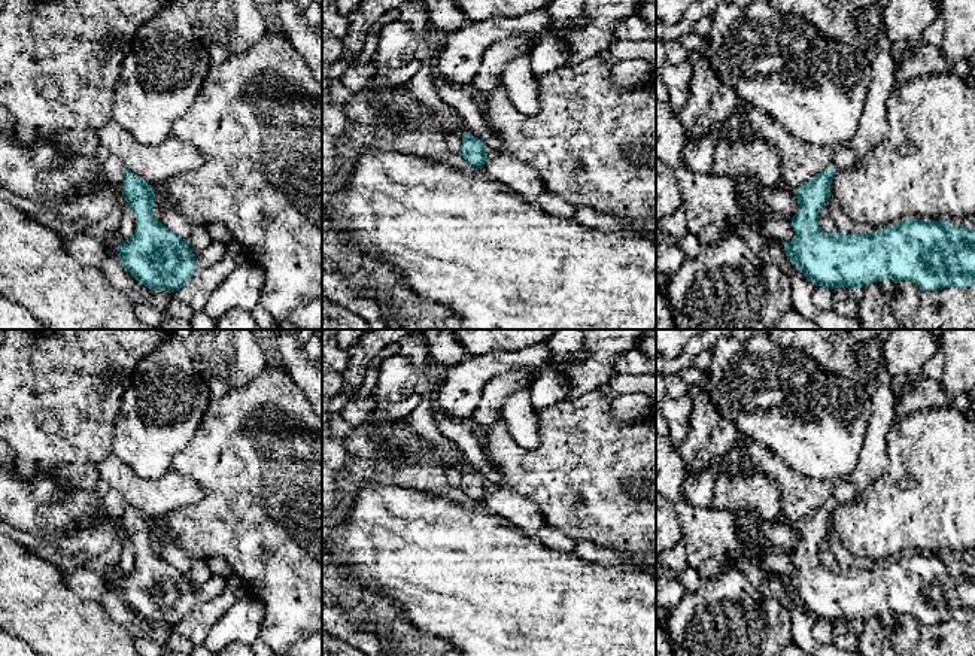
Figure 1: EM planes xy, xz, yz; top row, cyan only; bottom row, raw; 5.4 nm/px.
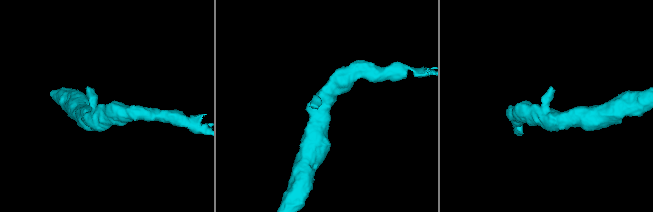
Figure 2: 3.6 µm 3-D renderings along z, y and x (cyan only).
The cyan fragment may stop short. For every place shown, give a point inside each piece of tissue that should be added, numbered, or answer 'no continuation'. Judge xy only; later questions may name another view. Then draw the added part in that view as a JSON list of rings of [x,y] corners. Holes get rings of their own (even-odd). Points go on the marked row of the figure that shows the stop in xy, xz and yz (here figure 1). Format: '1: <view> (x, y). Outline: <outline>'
no continuation

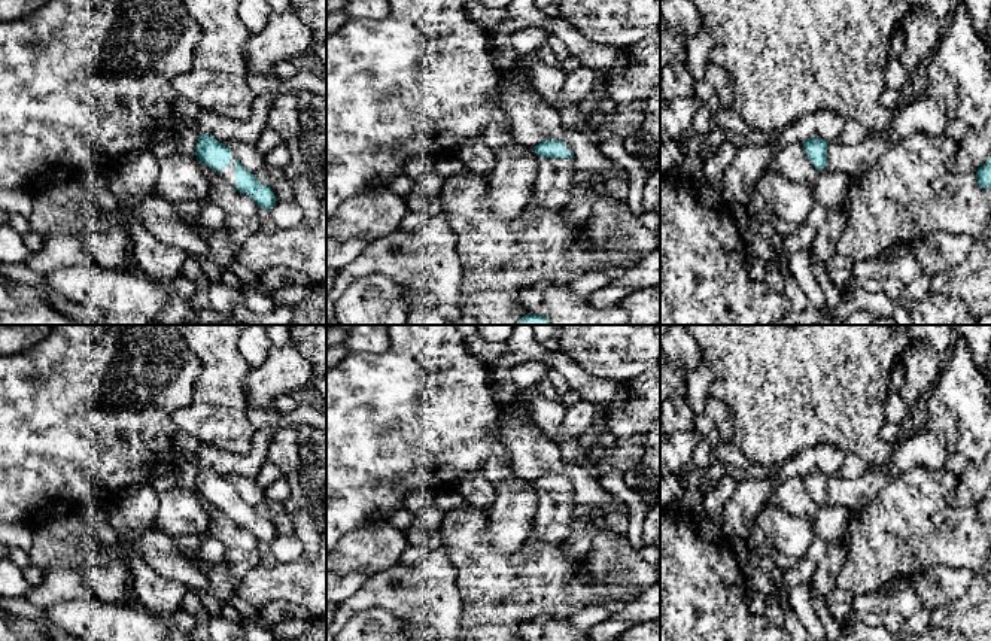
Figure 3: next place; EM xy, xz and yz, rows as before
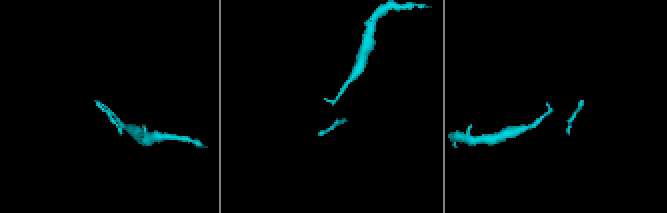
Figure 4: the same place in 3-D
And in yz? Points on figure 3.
1: yz (853, 161). Outline: [[[869,134],[857,146],[827,142],[827,165],[818,173],[833,171],[857,179],[875,165],[890,146],[885,134]]]

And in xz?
1: xz (552, 191). Outline: [[[536,154],[538,176],[529,197],[529,210],[557,212],[572,200],[575,186],[572,176],[577,171],[572,158],[542,158]]]

